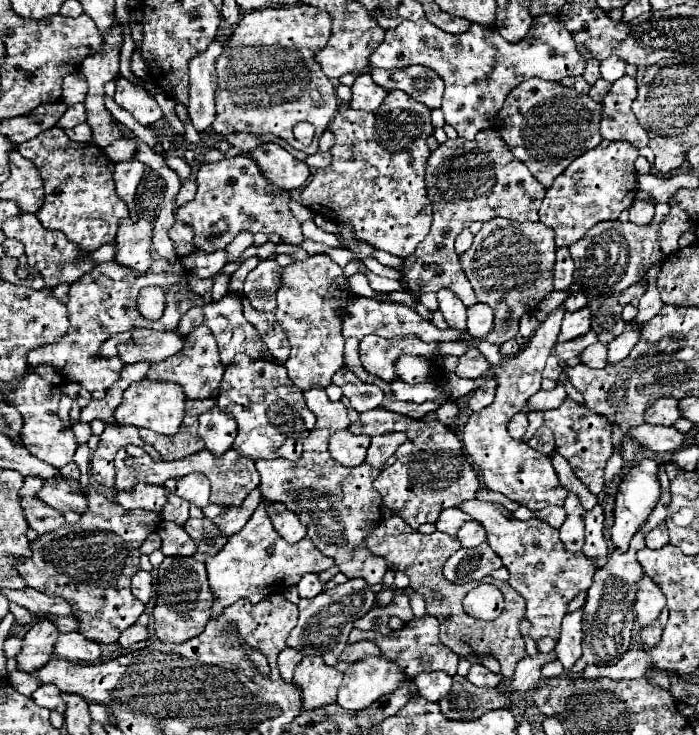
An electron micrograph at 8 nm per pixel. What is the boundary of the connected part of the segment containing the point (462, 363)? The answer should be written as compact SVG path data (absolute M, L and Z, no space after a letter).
M469 347L461 357L459 357L459 365L455 369L455 375L465 377L465 379L477 379L481 375L485 375L489 371L489 361L479 353L479 349Z

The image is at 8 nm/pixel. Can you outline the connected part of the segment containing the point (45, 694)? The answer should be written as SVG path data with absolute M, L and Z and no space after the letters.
M41 685L31 697L39 707L45 707L45 709L51 709L57 713L65 713L65 701L61 699L57 687L53 687L53 685Z

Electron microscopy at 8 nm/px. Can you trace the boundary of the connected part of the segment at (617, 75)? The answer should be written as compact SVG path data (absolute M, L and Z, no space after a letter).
M607 57L605 61L601 61L601 77L613 83L625 75L625 65L627 63L619 57Z

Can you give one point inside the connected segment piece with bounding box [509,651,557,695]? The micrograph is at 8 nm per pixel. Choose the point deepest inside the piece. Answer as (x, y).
(528, 672)

